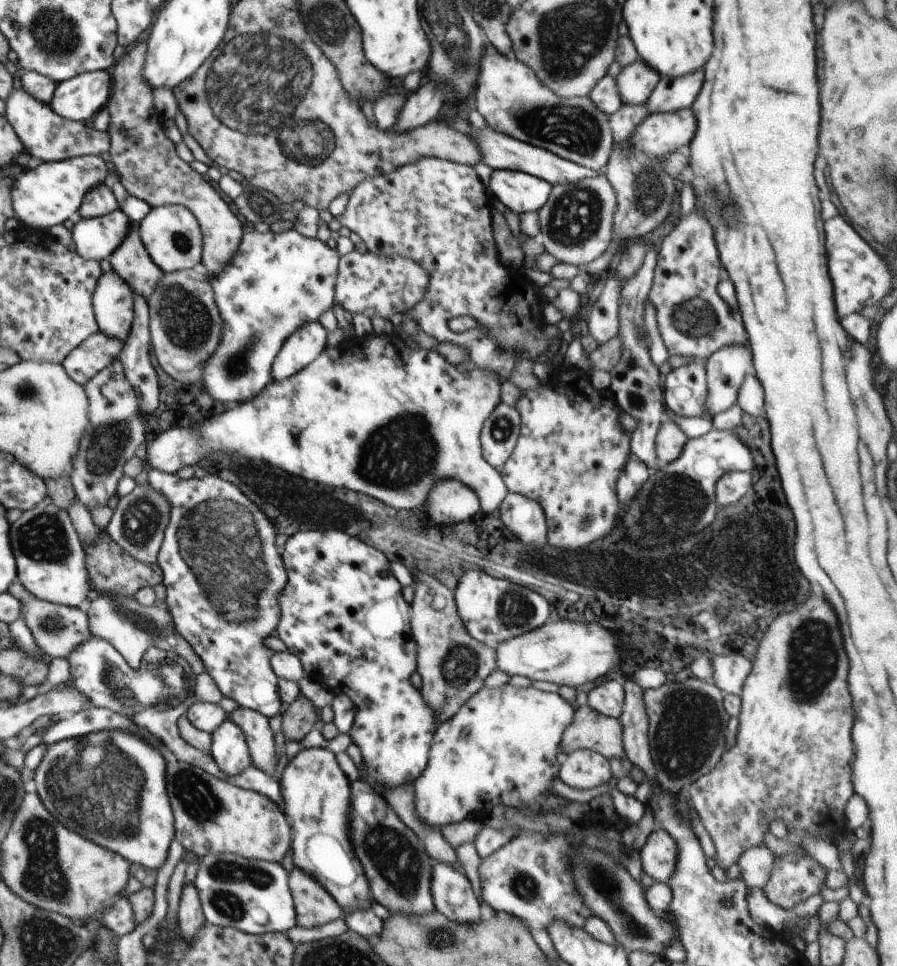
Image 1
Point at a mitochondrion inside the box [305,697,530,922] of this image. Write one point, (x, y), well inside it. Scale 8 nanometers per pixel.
(394, 855)

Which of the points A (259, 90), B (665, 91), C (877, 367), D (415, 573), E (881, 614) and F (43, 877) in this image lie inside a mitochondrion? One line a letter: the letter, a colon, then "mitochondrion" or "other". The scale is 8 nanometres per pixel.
A: mitochondrion
B: other
C: other
D: other
E: other
F: mitochondrion

